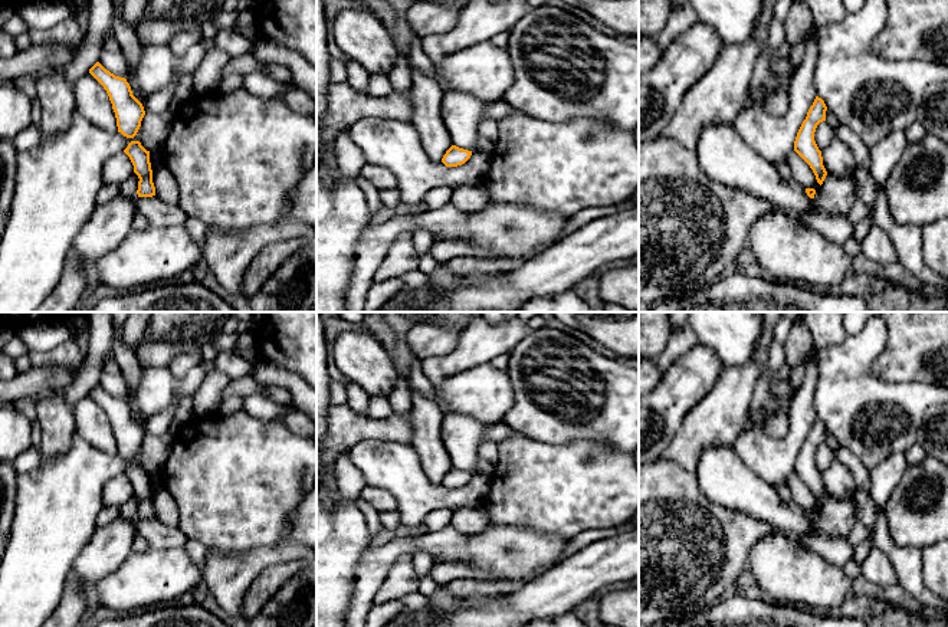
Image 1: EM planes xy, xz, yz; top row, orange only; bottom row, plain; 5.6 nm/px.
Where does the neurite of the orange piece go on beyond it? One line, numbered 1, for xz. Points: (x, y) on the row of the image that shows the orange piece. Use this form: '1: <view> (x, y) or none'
1: none

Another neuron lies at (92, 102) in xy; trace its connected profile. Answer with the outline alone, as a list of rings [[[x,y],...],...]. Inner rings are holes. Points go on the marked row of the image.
[[[86,73],[73,85],[78,112],[106,132],[118,132],[115,112],[104,86]]]

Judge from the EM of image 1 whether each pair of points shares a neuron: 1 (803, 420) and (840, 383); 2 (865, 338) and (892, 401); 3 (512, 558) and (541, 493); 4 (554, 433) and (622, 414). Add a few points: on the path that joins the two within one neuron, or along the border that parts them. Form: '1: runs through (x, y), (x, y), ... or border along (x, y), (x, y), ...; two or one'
1: border along (817, 376), (812, 396), (816, 417); two
2: runs through (865, 354), (865, 374), (876, 386); one
3: border along (492, 525), (534, 528), (558, 537); two
4: runs through (571, 429), (591, 427), (604, 414); one

